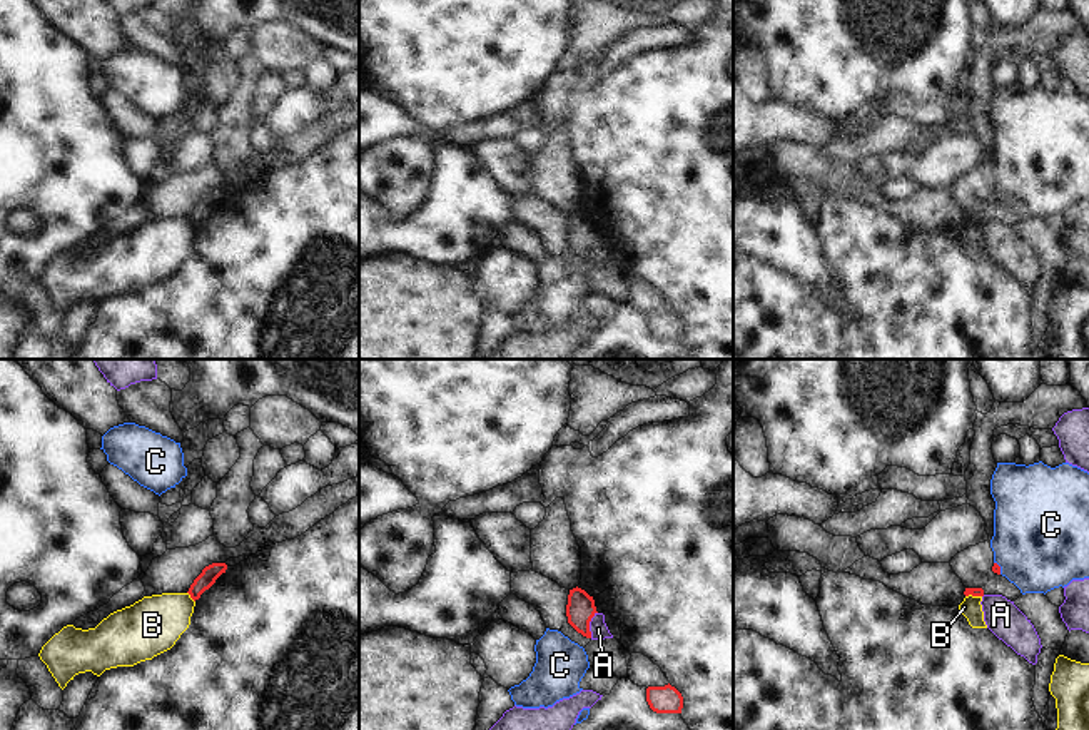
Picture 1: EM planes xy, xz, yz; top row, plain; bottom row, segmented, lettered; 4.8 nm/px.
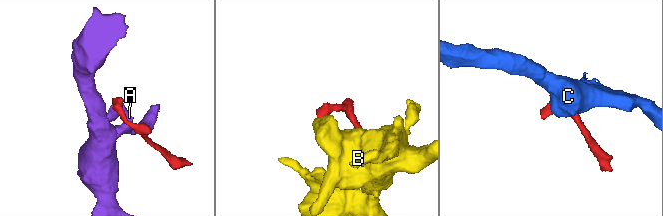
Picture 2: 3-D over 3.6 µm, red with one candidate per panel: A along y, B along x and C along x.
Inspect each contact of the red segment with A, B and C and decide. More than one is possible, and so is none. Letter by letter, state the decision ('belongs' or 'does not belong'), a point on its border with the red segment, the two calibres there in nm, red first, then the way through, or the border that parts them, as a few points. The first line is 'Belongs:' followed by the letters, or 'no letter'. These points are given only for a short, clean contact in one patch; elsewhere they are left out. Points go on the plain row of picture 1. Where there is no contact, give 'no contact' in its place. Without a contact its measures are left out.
Belongs: no letter
A: does not belong; meets red in xz at (588, 251); 140 nm thick on the red side, 90 nm on the other; border along xz (597, 238), (590, 248), (590, 263)
B: does not belong; meets red in xy at (191, 223); 80 nm thick on the red side, 280 nm on the other; border along xy (187, 217), (194, 228)
C: does not belong; meets red in yz at (999, 194); 50 nm thick on the red side, 460 nm on the other; border along yz (994, 187), (1001, 199)

